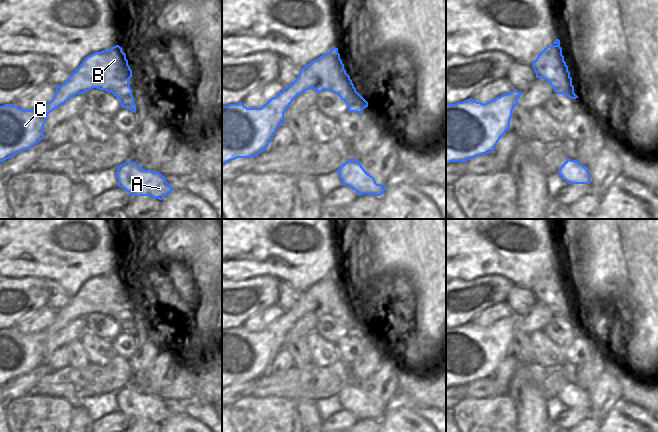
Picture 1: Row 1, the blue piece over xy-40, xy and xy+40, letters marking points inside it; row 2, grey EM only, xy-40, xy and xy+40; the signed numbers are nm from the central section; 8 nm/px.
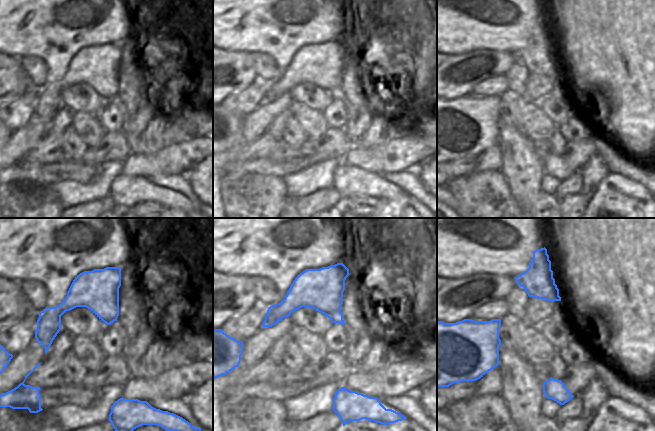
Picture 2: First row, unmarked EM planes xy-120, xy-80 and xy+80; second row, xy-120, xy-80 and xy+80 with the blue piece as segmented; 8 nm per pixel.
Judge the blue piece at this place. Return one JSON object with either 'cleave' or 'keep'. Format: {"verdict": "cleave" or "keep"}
{"verdict": "cleave"}

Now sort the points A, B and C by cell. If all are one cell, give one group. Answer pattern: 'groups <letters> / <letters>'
groups A C / B

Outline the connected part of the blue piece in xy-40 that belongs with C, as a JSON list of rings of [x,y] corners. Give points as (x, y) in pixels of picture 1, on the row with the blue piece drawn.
[[[51,100],[37,110],[23,110],[13,104],[0,106],[0,163],[40,142],[46,117],[67,101]]]

